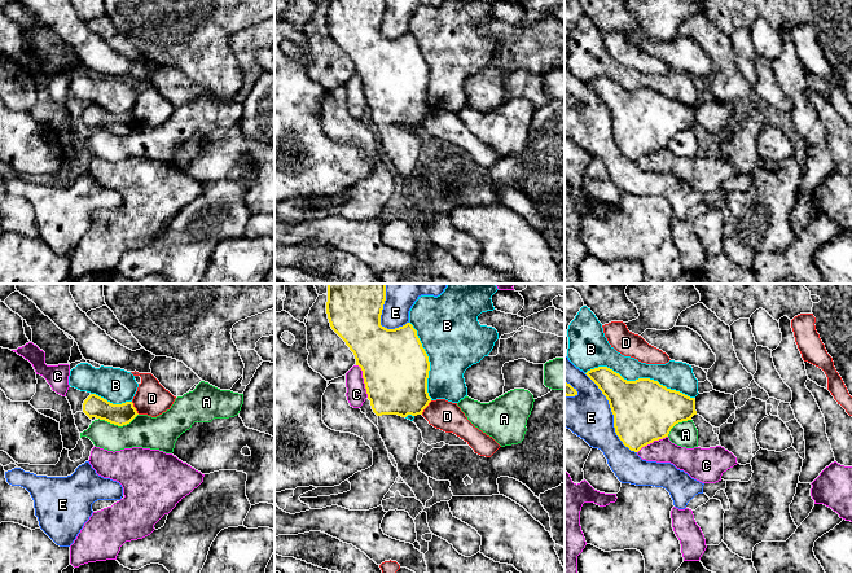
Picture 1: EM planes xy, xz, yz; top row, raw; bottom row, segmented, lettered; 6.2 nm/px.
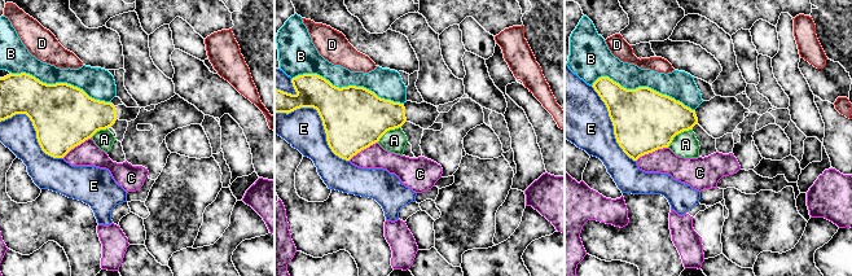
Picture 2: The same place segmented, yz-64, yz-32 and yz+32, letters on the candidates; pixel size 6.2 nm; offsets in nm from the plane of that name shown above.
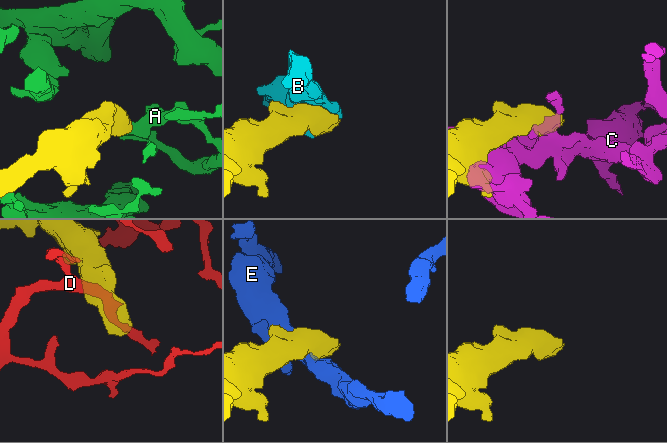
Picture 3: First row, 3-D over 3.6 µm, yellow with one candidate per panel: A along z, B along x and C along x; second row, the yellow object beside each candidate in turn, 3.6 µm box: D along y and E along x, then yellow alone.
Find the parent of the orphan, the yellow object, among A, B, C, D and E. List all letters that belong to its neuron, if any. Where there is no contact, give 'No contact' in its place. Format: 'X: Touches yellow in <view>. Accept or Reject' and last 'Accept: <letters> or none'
A: Touches yellow in xy. Reject
B: Touches yellow in yz. Reject
C: Touches yellow in xz. Reject
D: Touches yellow in xz. Reject
E: Touches yellow in yz. Reject
Accept: none

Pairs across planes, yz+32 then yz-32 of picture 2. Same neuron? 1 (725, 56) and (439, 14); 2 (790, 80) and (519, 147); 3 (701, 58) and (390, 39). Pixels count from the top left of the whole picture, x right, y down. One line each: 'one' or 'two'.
1: two
2: one
3: one

